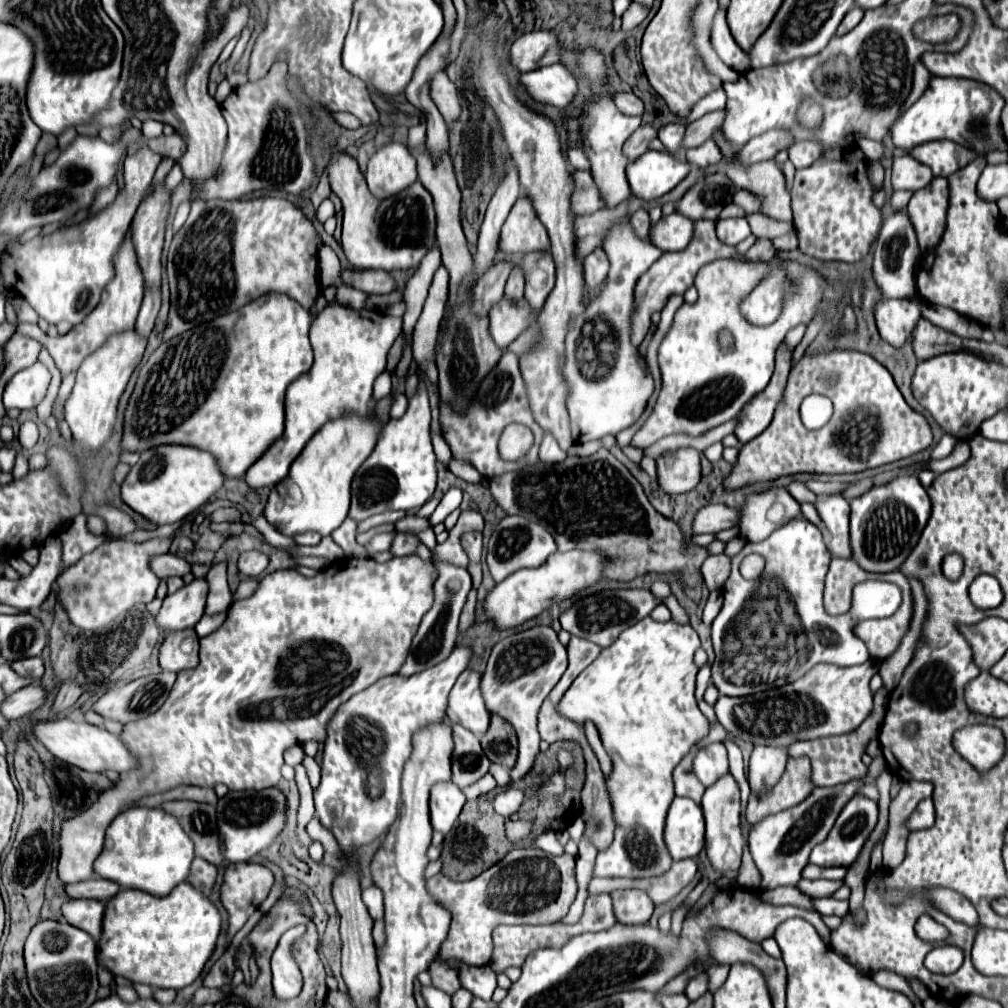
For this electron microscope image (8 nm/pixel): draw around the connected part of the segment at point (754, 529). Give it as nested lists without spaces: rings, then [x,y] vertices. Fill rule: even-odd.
[[[768,489],[750,493],[740,509],[740,537],[760,541],[792,517],[800,517],[800,505],[786,489]]]

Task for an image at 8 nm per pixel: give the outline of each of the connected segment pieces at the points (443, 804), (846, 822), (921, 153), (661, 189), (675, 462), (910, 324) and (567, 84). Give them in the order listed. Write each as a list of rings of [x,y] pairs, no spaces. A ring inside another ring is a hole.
[[[440,783],[430,793],[430,821],[440,833],[450,833],[462,807],[466,803],[464,793],[454,783]]]
[[[854,795],[842,809],[842,813],[838,815],[832,831],[828,833],[828,839],[824,843],[820,843],[816,849],[812,849],[812,855],[810,855],[810,863],[812,865],[818,865],[818,867],[834,867],[834,865],[842,865],[842,867],[850,867],[862,845],[866,843],[868,835],[872,833],[872,829],[876,827],[876,821],[878,821],[878,805],[876,801],[864,797],[864,795]]]
[[[930,141],[914,147],[910,151],[914,159],[920,163],[928,165],[934,173],[934,177],[948,177],[956,173],[958,169],[966,167],[972,159],[974,153],[968,153],[968,149],[952,143],[952,141]]]
[[[646,151],[640,161],[626,167],[632,193],[640,193],[648,201],[672,191],[688,173],[688,161],[662,151]]]
[[[678,449],[656,461],[658,483],[670,495],[692,491],[700,483],[700,455],[694,449]]]
[[[880,299],[874,305],[874,319],[880,337],[890,345],[900,347],[910,339],[912,329],[920,319],[920,305],[914,301]]]
[[[564,63],[522,73],[520,81],[532,99],[562,109],[578,95],[578,79]]]

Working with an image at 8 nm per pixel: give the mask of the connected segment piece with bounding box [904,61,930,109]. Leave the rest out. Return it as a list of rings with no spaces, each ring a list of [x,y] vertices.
[[[918,61],[916,67],[914,67],[914,85],[912,85],[912,93],[910,93],[908,105],[904,105],[904,109],[910,107],[910,105],[928,89],[928,83],[930,83],[930,71],[926,69],[926,65],[924,65],[922,61]]]

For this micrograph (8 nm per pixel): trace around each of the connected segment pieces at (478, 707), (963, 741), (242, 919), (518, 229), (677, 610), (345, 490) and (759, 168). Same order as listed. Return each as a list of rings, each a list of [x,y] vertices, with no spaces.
[[[466,669],[450,691],[448,719],[460,723],[476,735],[484,735],[490,723],[490,713],[480,695],[480,673]]]
[[[970,725],[960,729],[954,737],[954,745],[978,773],[992,769],[1004,753],[1004,737],[1000,737],[998,729],[988,725]]]
[[[232,863],[224,873],[222,905],[230,915],[230,937],[242,929],[248,917],[262,905],[274,885],[274,875],[258,863]]]
[[[524,197],[516,201],[506,223],[502,225],[498,249],[506,255],[526,255],[532,251],[550,253],[548,231]]]
[[[606,589],[606,591],[600,591],[598,595],[588,595],[586,599],[576,601],[570,609],[566,609],[560,615],[560,623],[562,623],[562,629],[570,631],[576,637],[588,639],[588,641],[592,641],[592,643],[596,643],[600,647],[608,647],[618,639],[618,635],[626,627],[630,627],[630,625],[638,623],[642,617],[650,615],[650,611],[656,605],[666,605],[670,609],[670,613],[672,613],[672,619],[688,621],[686,611],[678,605],[674,595],[668,595],[666,599],[658,599],[648,589],[618,589],[618,591]]]
[[[354,413],[330,421],[328,427],[324,427],[316,439],[304,447],[304,453],[296,457],[292,463],[292,477],[288,473],[288,477],[270,491],[264,509],[268,523],[286,537],[296,537],[308,531],[324,537],[340,527],[350,507],[350,481],[356,469],[372,453],[380,429],[382,425],[372,417],[362,419]]]
[[[774,159],[762,161],[760,165],[752,165],[748,169],[736,169],[736,165],[732,165],[732,169],[726,169],[726,175],[738,189],[748,191],[762,201],[762,215],[792,223],[790,191],[786,189],[786,179]]]

